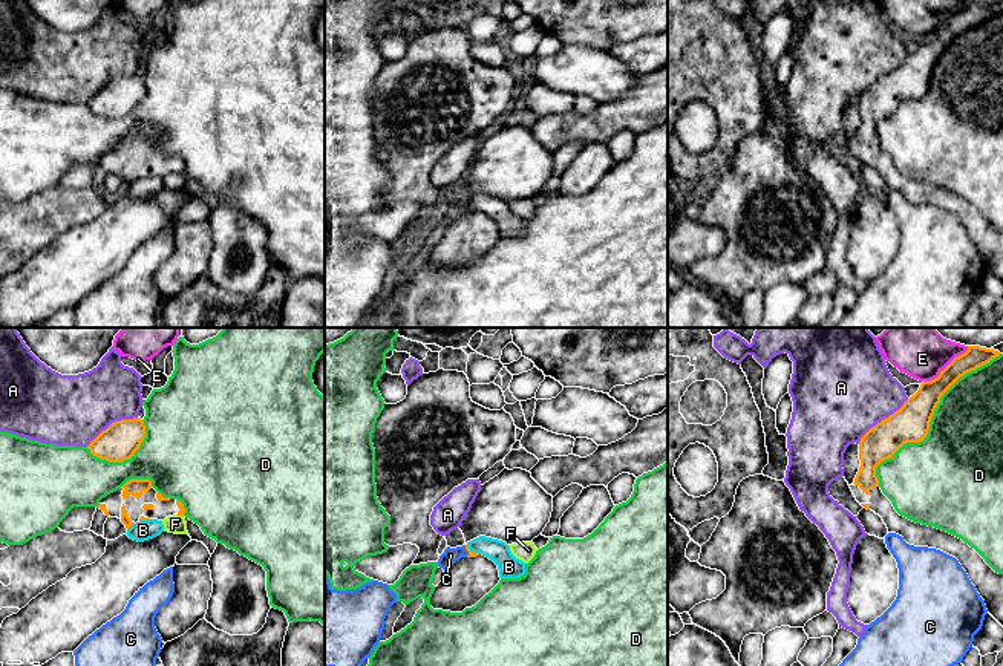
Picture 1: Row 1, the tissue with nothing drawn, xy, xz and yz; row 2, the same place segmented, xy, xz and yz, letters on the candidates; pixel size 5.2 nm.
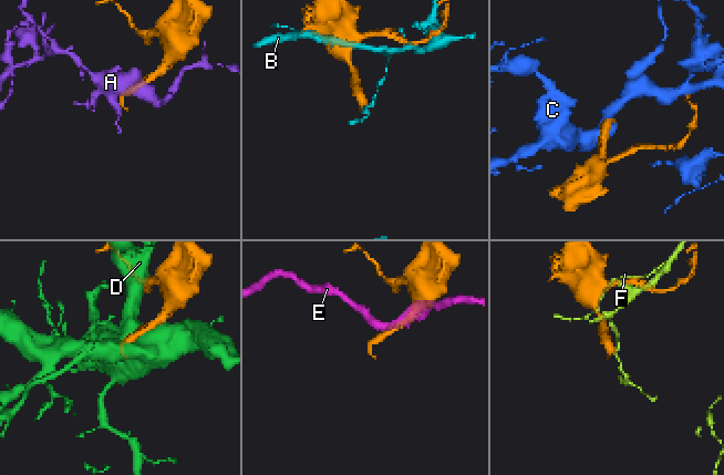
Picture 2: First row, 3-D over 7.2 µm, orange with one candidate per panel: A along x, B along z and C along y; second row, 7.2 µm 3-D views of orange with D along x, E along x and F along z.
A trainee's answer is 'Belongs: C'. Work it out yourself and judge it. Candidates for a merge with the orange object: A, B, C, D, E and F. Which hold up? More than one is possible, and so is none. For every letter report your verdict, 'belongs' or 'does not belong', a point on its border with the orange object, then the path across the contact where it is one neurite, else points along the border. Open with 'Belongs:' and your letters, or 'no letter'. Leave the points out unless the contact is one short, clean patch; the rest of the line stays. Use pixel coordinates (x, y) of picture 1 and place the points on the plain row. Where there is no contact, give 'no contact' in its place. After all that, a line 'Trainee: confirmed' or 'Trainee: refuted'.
Belongs: no letter
A: does not belong | yz (882, 77)
B: does not belong | xy (130, 182)
C: does not belong | xz (467, 207) | along xz (464, 202), (467, 213)
D: does not belong | yz (930, 78)
E: does not belong | yz (947, 23)
F: does not belong | xy (179, 172) | along xy (176, 172), (182, 173)
Trainee: refuted

